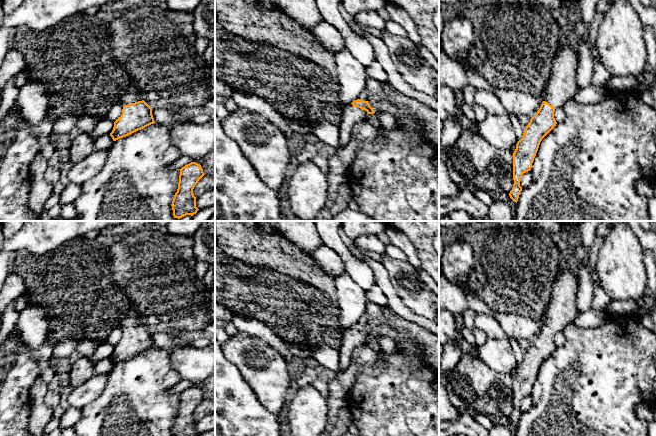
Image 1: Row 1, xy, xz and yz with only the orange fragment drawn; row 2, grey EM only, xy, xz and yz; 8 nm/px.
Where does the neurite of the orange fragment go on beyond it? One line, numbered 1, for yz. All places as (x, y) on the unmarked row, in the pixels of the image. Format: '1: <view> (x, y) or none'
1: yz (562, 311)

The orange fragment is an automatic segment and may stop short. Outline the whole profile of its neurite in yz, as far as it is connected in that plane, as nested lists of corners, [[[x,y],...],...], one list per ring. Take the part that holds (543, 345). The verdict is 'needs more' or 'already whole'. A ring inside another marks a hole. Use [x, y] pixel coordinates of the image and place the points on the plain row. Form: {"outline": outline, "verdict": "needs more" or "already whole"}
{"outline": [[[565,270],[553,286],[549,306],[541,320],[543,326],[524,353],[513,377],[514,408],[509,420],[516,427],[522,415],[522,399],[531,394],[540,366],[557,348],[554,342],[555,334],[563,332],[578,317],[578,290],[578,275],[571,270]]], "verdict": "needs more"}

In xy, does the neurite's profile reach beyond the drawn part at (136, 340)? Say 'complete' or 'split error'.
split error

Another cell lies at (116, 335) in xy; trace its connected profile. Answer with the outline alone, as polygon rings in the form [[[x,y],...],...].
[[[121,327],[115,328],[107,338],[107,342],[115,346],[122,338],[123,329]]]

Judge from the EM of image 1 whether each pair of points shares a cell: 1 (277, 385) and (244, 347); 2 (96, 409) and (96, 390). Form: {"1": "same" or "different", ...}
{"1": "same", "2": "different"}

